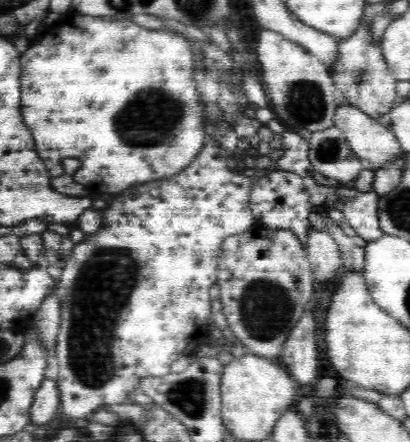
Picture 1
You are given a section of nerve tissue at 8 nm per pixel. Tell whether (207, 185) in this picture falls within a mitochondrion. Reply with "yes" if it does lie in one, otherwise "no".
no

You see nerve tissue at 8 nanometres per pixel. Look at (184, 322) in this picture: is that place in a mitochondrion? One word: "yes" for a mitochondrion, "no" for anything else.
no

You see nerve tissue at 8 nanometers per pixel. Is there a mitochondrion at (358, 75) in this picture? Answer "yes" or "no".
yes

